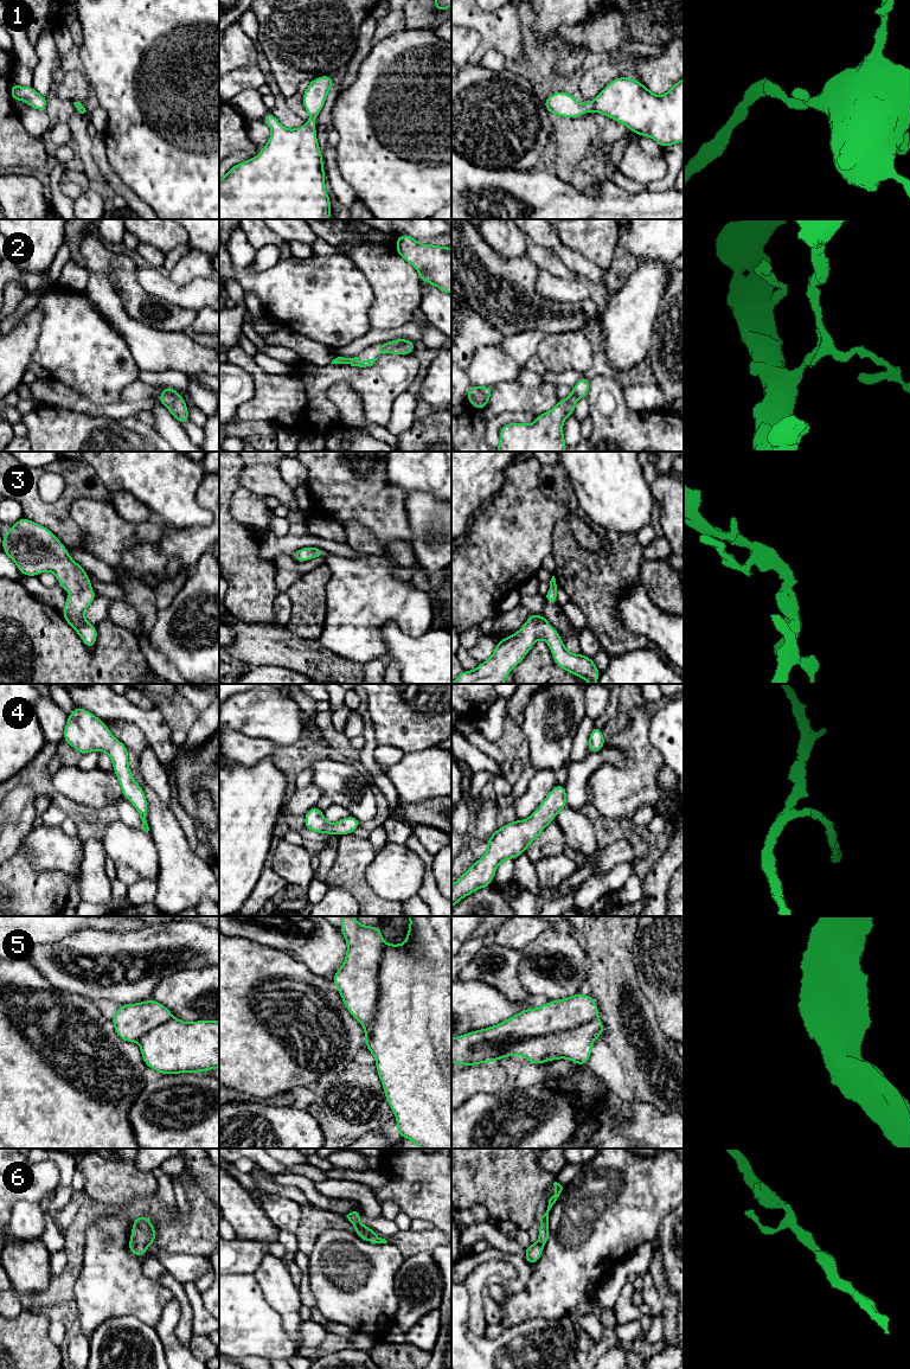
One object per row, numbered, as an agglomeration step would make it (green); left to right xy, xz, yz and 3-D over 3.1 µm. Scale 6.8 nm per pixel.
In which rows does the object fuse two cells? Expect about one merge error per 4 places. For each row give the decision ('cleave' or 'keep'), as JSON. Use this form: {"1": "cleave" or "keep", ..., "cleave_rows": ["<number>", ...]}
{"1": "keep", "2": "keep", "3": "keep", "4": "keep", "5": "keep", "6": "keep", "cleave_rows": []}

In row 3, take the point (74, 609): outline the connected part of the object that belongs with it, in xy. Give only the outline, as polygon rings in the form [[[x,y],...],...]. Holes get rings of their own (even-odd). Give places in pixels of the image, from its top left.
[[[23,517],[11,526],[7,535],[2,536],[2,550],[17,564],[20,574],[38,576],[43,571],[51,571],[65,591],[76,593],[66,597],[63,618],[78,633],[85,646],[92,650],[97,639],[97,628],[84,619],[84,610],[97,594],[91,589],[86,571],[70,557],[60,540],[47,527]]]

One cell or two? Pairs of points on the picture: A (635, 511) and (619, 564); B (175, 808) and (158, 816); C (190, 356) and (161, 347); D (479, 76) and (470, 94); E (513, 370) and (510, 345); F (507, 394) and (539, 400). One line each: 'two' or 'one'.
A: two
B: two
C: one
D: one
E: two
F: one

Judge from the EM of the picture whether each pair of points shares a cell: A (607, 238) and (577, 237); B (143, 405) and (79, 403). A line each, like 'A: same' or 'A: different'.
A: same
B: same

